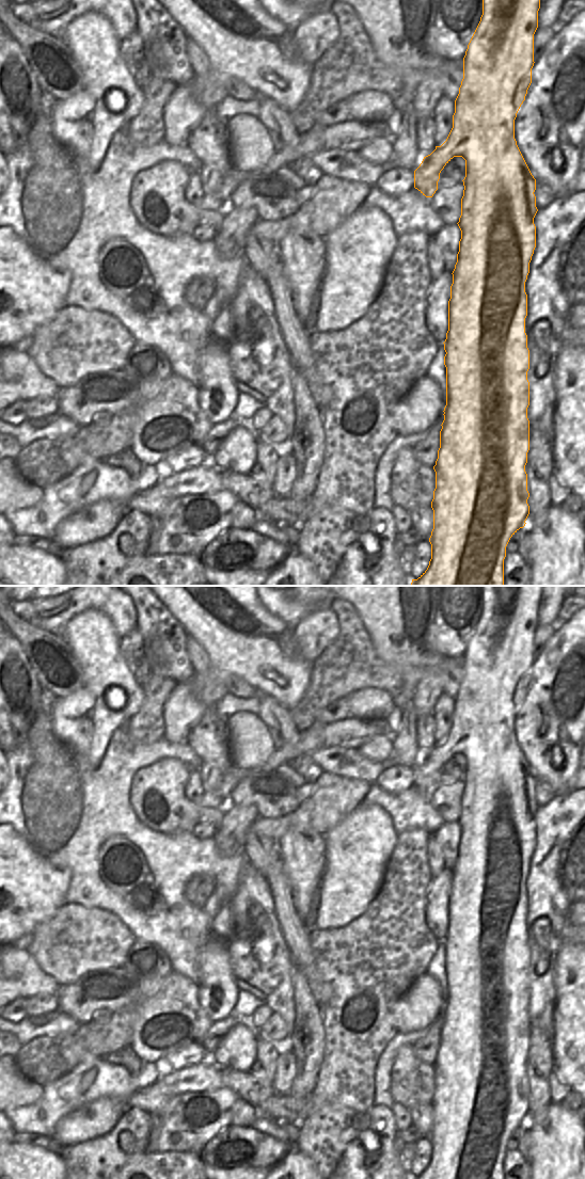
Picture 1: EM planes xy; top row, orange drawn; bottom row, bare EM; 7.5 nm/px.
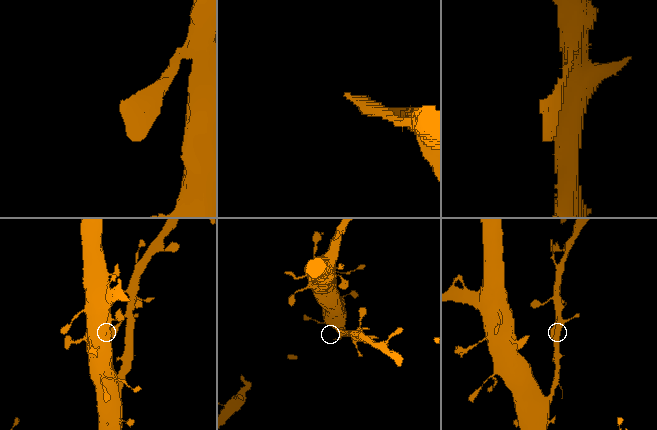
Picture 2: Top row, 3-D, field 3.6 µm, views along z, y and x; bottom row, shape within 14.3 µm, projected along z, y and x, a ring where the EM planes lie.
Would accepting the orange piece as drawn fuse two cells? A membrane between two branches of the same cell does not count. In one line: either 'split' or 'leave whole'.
split

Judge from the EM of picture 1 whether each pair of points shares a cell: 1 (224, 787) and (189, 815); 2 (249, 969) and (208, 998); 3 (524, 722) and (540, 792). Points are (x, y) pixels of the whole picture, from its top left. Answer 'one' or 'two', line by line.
1: two
2: two
3: two

